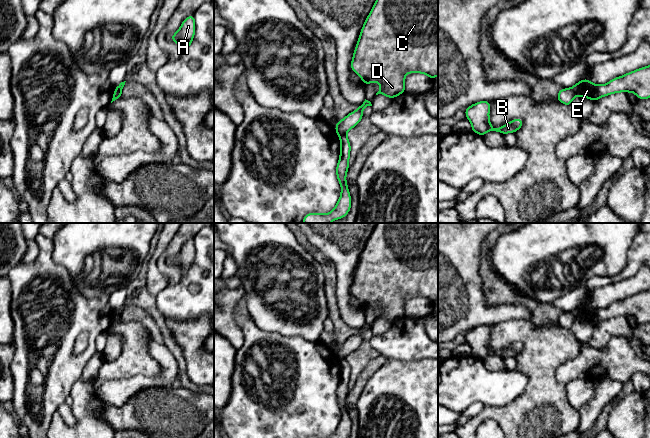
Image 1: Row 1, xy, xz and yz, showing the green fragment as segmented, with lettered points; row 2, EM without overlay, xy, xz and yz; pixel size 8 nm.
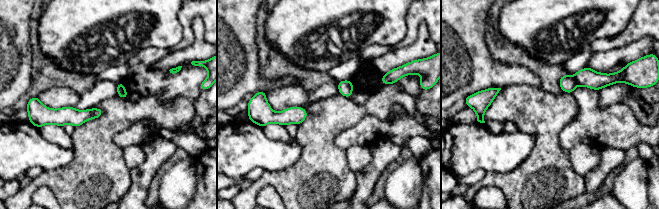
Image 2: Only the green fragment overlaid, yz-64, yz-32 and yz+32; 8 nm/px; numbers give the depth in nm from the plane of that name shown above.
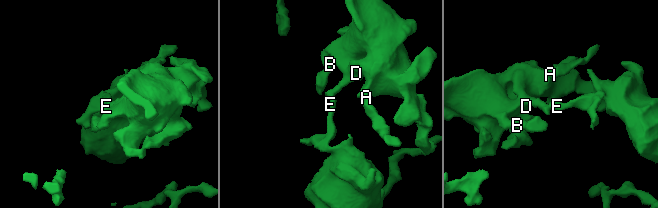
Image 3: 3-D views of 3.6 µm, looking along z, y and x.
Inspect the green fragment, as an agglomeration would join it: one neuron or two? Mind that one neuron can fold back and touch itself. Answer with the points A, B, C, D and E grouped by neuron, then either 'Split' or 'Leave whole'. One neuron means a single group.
Groups: A B C D / E. Split

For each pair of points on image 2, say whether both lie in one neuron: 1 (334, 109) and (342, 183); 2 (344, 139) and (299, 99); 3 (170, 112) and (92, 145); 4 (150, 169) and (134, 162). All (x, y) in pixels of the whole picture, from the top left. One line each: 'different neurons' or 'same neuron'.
1: same neuron
2: different neurons
3: same neuron
4: different neurons

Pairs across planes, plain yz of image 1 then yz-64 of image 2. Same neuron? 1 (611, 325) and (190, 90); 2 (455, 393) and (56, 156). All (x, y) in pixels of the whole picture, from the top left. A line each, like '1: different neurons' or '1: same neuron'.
1: different neurons
2: same neuron

